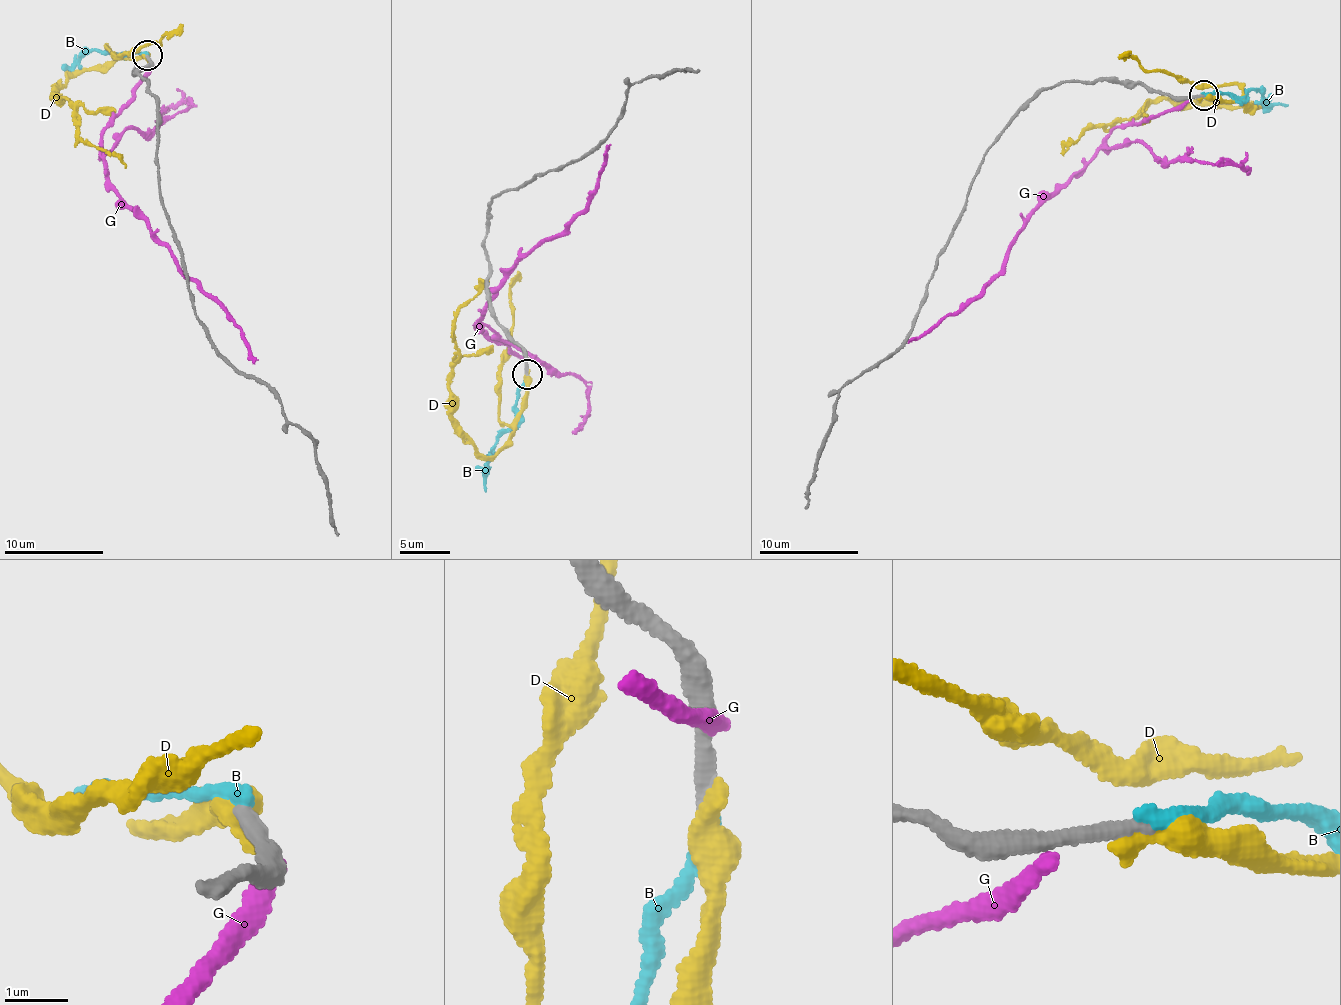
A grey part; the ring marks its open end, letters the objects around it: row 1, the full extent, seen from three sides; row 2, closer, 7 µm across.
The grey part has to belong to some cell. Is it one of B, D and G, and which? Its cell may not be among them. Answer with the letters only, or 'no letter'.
no letter

